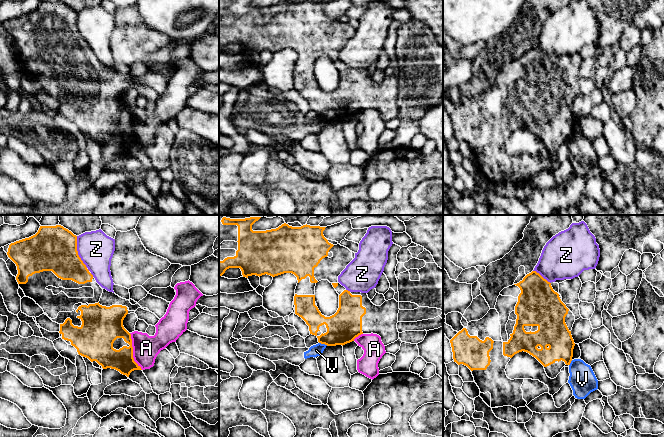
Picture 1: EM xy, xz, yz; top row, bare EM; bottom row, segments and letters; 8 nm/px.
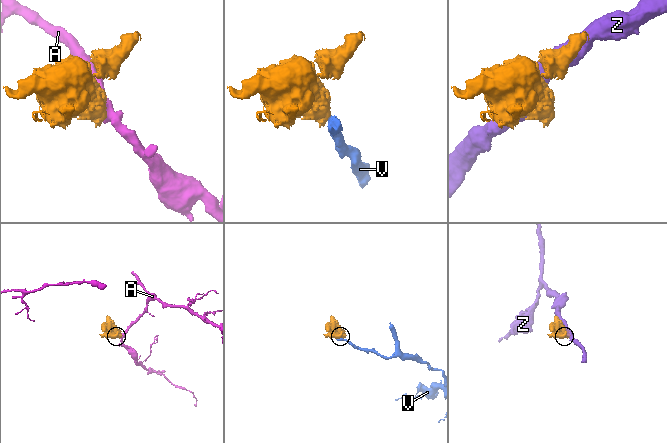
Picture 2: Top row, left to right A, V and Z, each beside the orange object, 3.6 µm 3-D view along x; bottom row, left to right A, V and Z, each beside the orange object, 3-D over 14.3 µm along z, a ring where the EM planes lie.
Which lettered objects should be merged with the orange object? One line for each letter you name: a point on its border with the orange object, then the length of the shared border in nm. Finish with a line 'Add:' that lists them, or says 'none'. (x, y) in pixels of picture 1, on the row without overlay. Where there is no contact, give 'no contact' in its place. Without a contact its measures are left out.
Add: none

